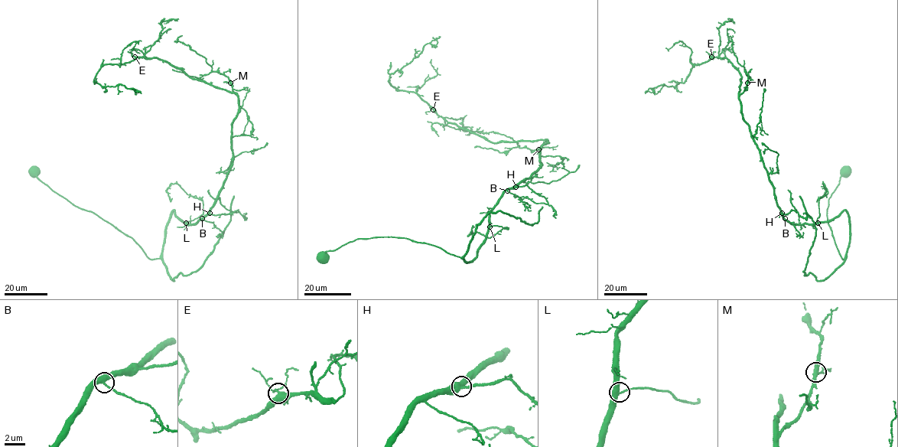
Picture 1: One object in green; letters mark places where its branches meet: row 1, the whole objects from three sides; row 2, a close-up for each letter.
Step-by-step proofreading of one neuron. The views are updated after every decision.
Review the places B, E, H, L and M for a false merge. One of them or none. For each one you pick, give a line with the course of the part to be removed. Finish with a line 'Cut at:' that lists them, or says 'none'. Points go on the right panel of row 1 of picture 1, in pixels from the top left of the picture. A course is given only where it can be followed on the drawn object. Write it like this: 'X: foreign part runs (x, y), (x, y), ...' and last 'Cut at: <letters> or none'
Cut at: none

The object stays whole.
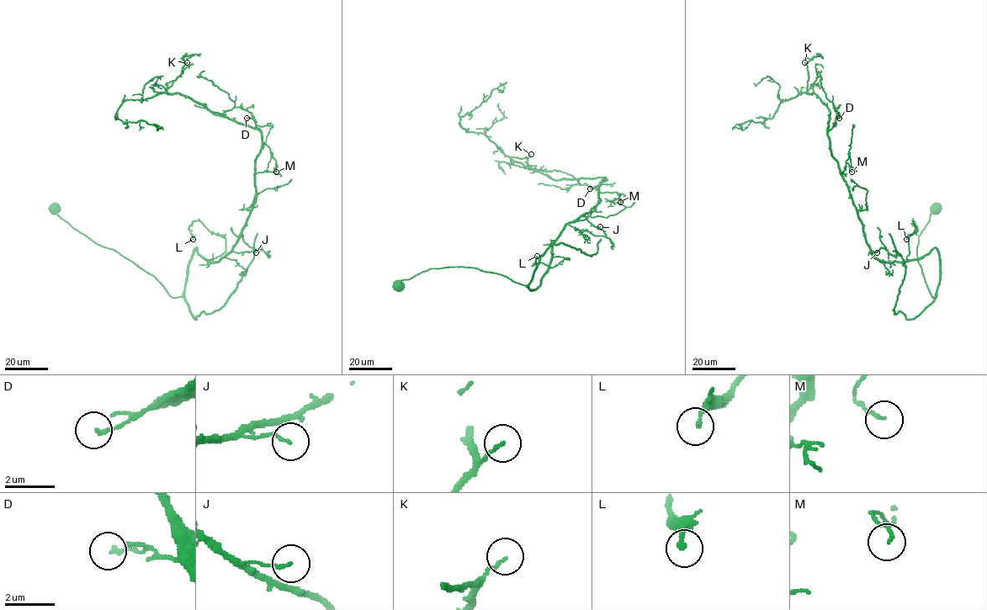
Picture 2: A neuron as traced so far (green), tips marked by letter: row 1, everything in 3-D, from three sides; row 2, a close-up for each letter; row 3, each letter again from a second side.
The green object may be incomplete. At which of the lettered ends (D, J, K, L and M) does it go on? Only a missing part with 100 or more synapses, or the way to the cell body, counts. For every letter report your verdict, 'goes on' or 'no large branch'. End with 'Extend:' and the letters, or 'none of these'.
D: no large branch
J: no large branch
K: no large branch
L: no large branch
M: no large branch
Extend: none of these

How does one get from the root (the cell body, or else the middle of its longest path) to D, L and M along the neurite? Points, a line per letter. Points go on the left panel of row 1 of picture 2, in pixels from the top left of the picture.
D: (56, 209), (181, 296), (192, 252), (218, 262), (255, 200), (262, 135), (246, 118)
L: (56, 209), (172, 297), (182, 295), (196, 247), (207, 260), (225, 251), (225, 239), (198, 220), (193, 239)
M: (56, 209), (181, 296), (192, 252), (225, 257), (255, 200), (255, 175), (275, 163), (276, 172)

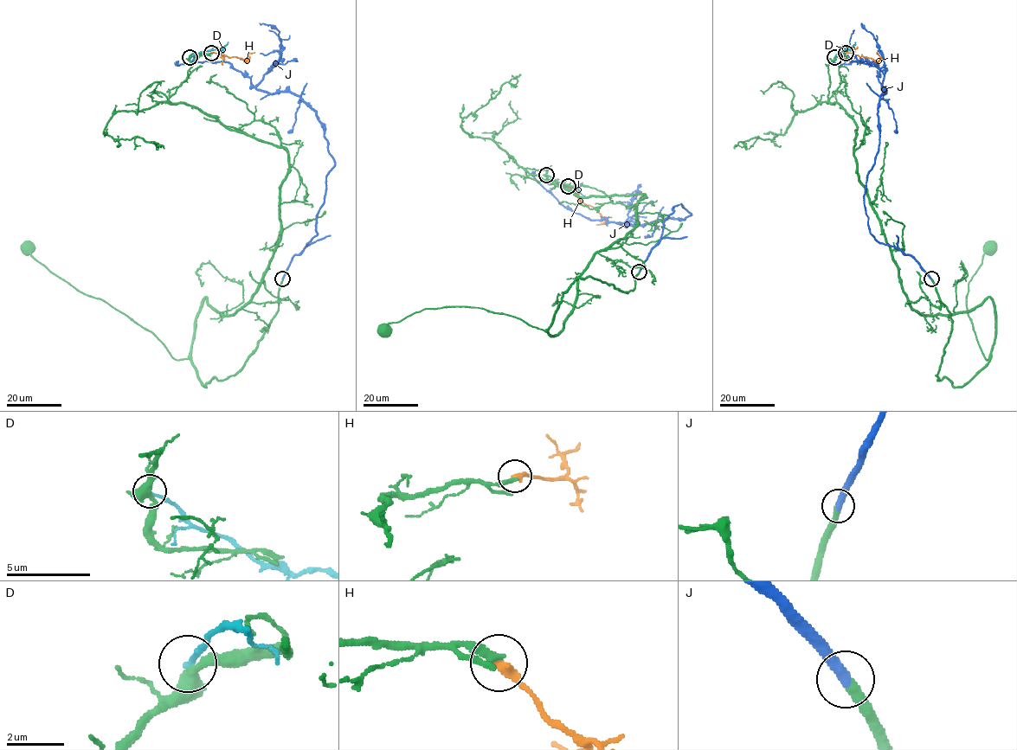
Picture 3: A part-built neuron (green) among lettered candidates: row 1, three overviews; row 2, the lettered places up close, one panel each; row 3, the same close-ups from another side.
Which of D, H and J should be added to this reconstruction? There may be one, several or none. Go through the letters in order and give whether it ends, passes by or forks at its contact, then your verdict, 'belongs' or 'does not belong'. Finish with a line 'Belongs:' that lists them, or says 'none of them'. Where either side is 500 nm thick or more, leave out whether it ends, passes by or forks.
D: it ends | does not belong
H: it ends | does not belong
J: it ends | belongs
Belongs: J

